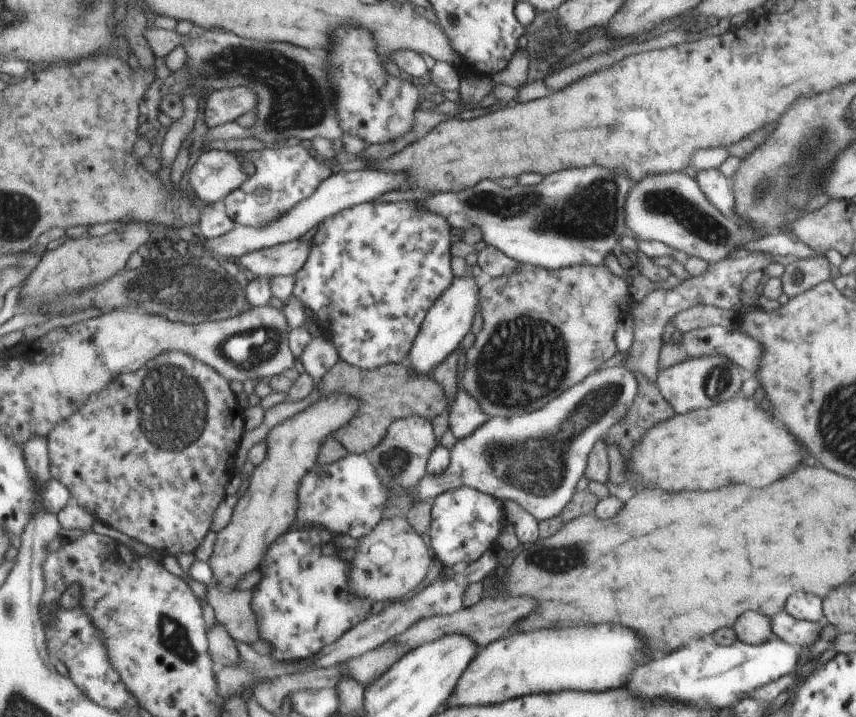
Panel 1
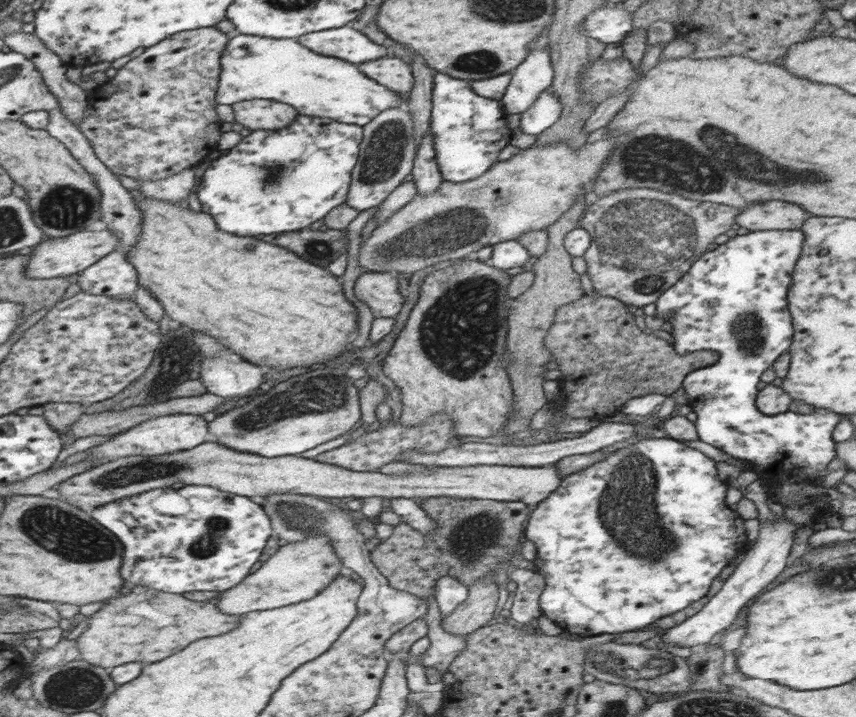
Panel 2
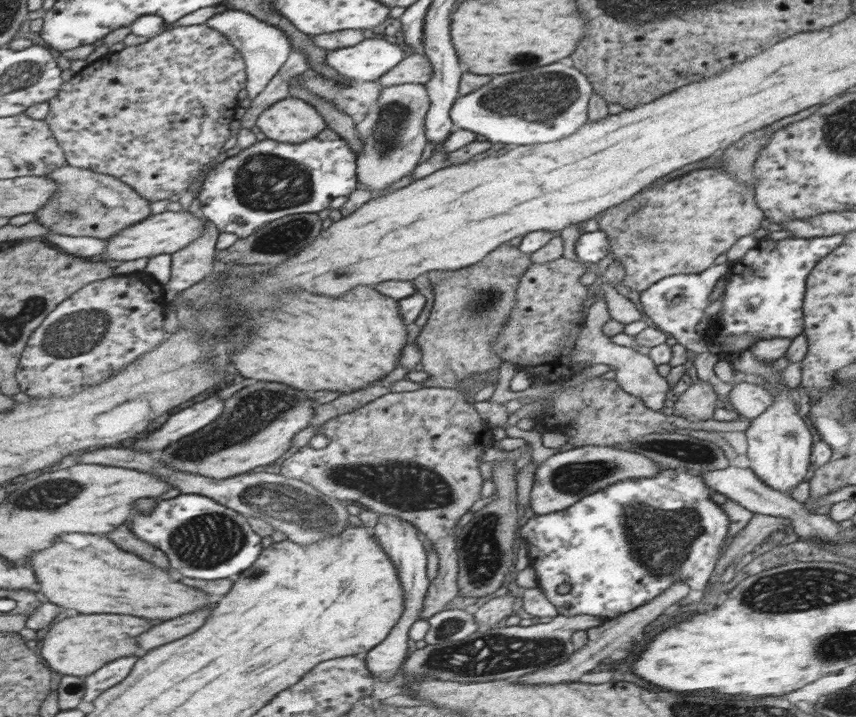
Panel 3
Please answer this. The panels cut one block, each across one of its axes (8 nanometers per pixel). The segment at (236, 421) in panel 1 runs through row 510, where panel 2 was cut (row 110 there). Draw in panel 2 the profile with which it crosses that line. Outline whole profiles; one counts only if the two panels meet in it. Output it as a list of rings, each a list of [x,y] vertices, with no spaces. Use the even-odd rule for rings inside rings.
[[[215,27],[197,28],[195,31],[183,31],[177,35],[169,36],[162,40],[160,44],[150,47],[144,54],[128,62],[123,68],[117,70],[117,74],[97,88],[91,96],[88,97],[88,114],[80,125],[80,129],[85,136],[92,142],[99,158],[111,169],[117,176],[129,176],[139,182],[168,179],[170,176],[185,170],[185,168],[198,166],[213,152],[217,150],[217,144],[221,140],[221,120],[217,114],[217,88],[219,88],[219,74],[221,74],[221,53],[225,46],[229,44],[233,34],[221,32]]]

